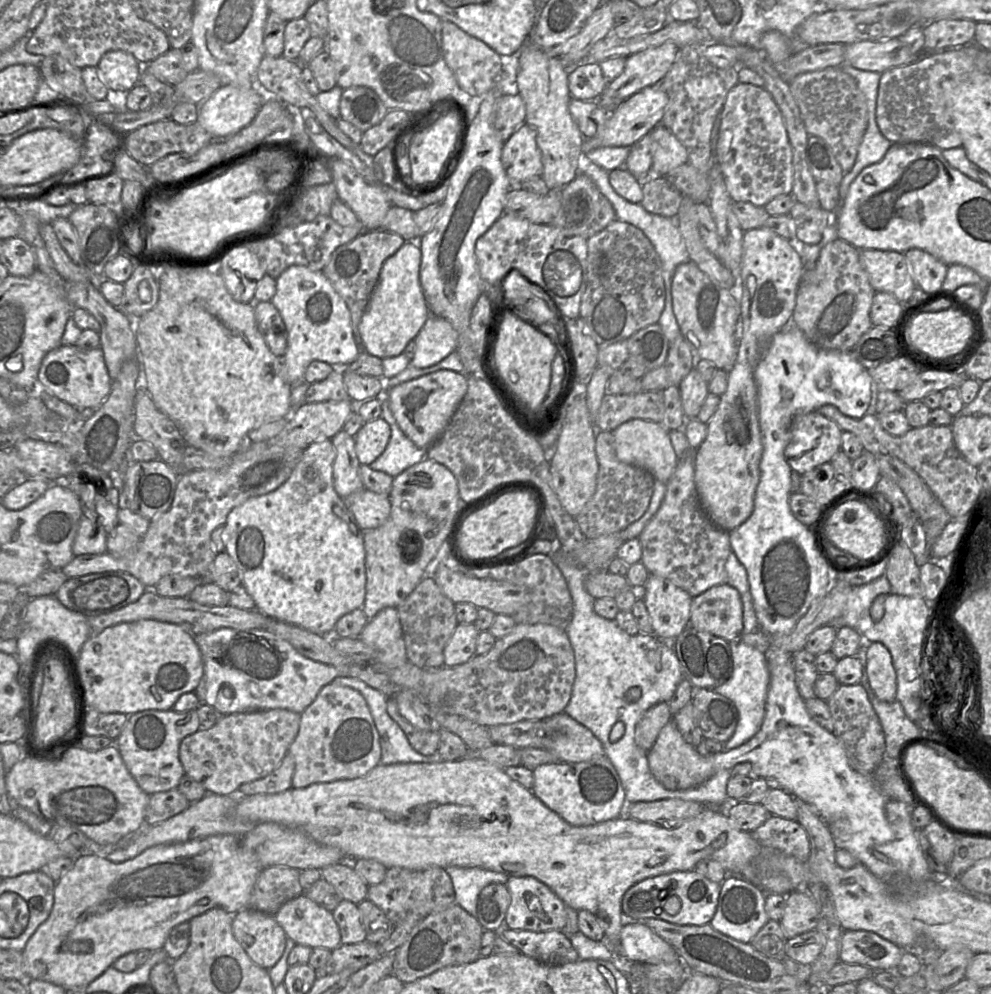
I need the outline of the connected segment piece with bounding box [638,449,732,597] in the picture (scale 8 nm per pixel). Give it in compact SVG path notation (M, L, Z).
M694 450L678 459L668 480L663 501L639 535L641 562L649 574L666 578L696 597L709 588L726 584L725 563L732 552L729 532L715 526L701 509L695 485Z

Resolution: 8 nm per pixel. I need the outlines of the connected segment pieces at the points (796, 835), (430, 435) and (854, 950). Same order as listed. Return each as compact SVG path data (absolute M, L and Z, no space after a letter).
M771 815L751 833L762 847L779 850L803 863L809 859L810 842L797 820Z
M438 370L399 384L388 390L388 404L403 433L419 448L428 449L447 428L467 393L467 376L451 370Z
M843 930L840 961L876 971L895 971L904 950L869 931Z

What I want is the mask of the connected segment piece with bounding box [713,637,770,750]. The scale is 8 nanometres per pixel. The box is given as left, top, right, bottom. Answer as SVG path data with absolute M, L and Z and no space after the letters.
M739 639L729 642L733 665L730 678L713 689L730 699L737 708L739 718L732 737L724 743L724 750L737 748L750 740L761 728L765 716L765 704L769 687L769 670L765 655Z

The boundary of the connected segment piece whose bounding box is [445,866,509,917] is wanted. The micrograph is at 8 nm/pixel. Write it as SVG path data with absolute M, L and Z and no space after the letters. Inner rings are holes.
M450 866L445 868L445 871L453 883L455 903L473 917L477 915L477 899L481 890L492 883L506 885L509 879L504 873L477 867Z

